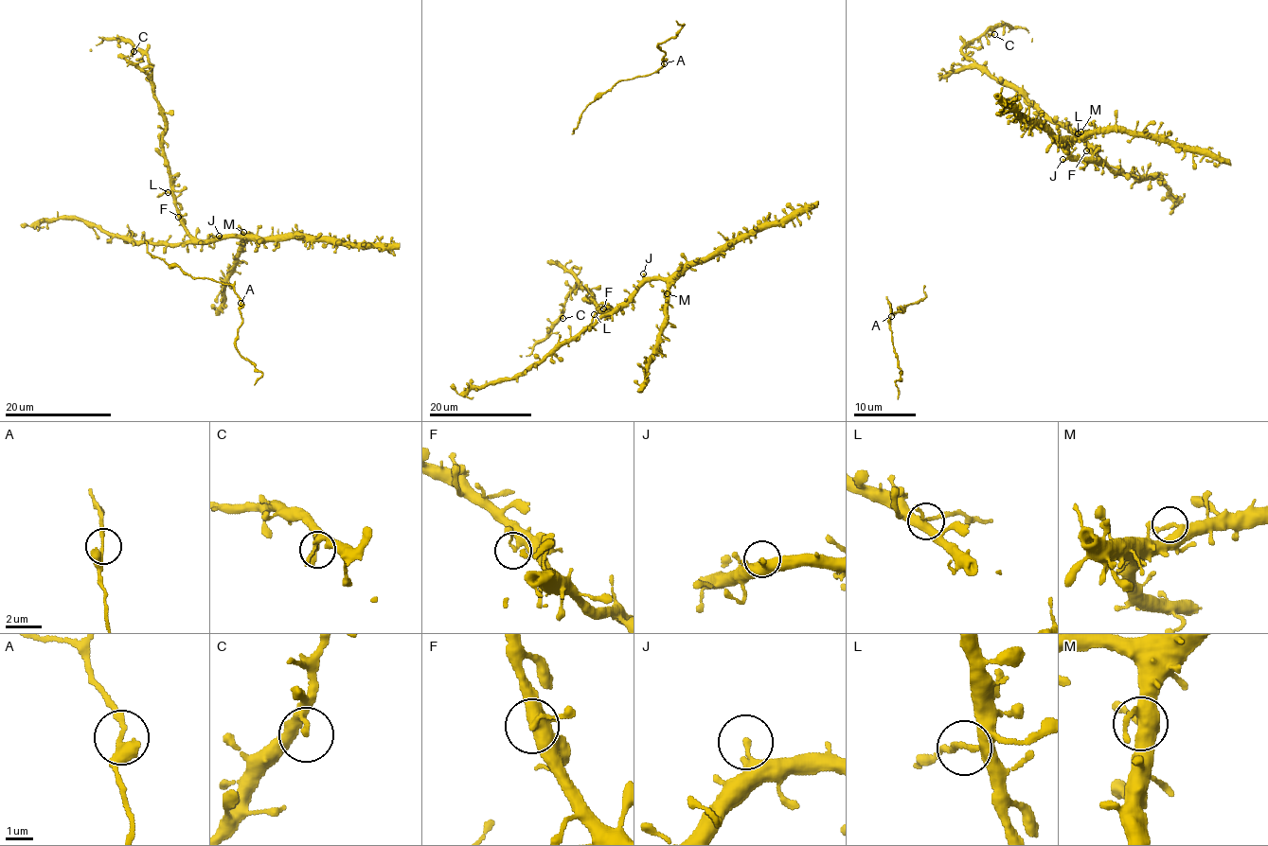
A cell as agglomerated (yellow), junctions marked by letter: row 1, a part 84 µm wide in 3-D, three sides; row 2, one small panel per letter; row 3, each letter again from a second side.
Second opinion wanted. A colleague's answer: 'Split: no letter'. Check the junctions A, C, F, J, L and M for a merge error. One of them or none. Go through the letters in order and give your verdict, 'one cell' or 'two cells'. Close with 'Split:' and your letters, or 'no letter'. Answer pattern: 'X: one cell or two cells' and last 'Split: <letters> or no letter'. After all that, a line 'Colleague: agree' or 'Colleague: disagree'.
A: one cell
C: one cell
F: one cell
J: one cell
L: two cells
M: one cell
Split: L
Colleague: disagree

